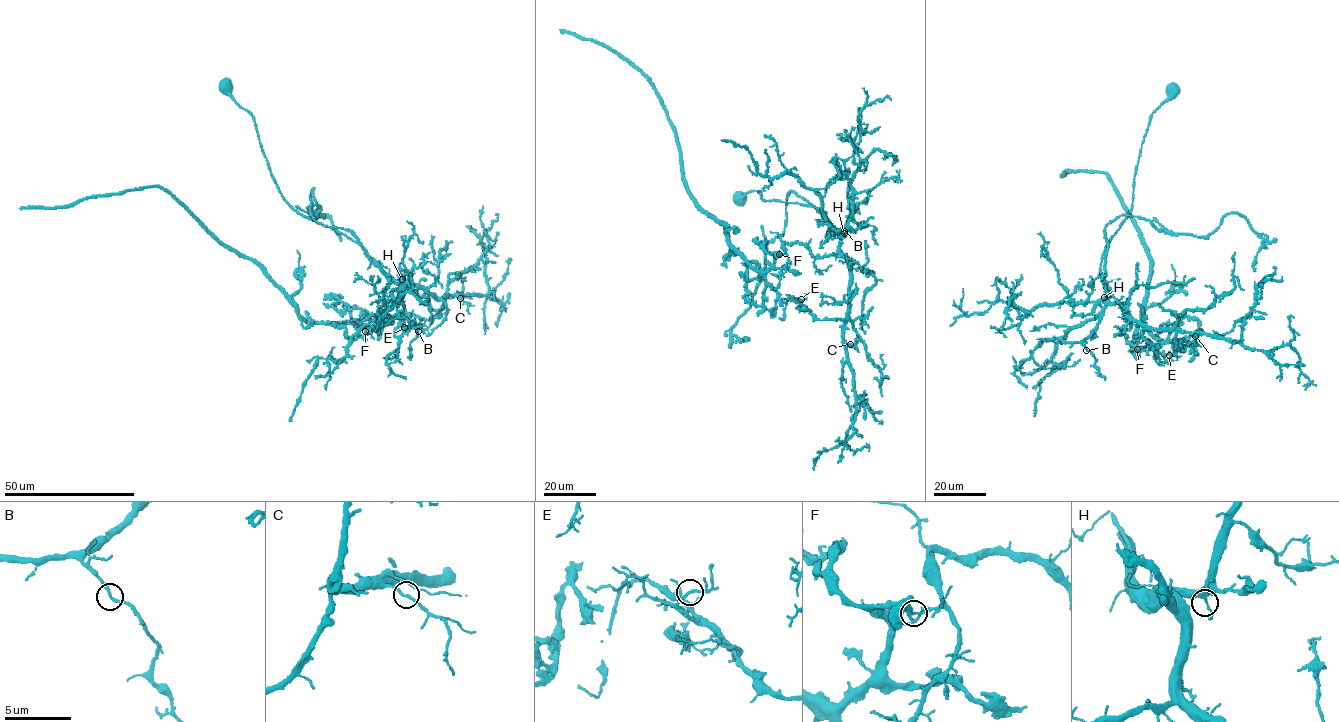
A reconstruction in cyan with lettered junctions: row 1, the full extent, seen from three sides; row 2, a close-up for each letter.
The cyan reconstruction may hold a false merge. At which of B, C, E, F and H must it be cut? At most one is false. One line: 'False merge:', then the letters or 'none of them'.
False merge: F

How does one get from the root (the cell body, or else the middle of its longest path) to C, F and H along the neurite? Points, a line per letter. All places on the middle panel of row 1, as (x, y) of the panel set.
C: (739, 196), (760, 191), (762, 200), (798, 203), (825, 212), (851, 273), (843, 335), (850, 344)
F: (739, 196), (760, 191), (765, 201), (819, 208), (839, 238), (828, 256), (794, 243), (779, 254)
H: (739, 196), (760, 191), (761, 198), (765, 201), (816, 207), (825, 212), (831, 230), (844, 233)

